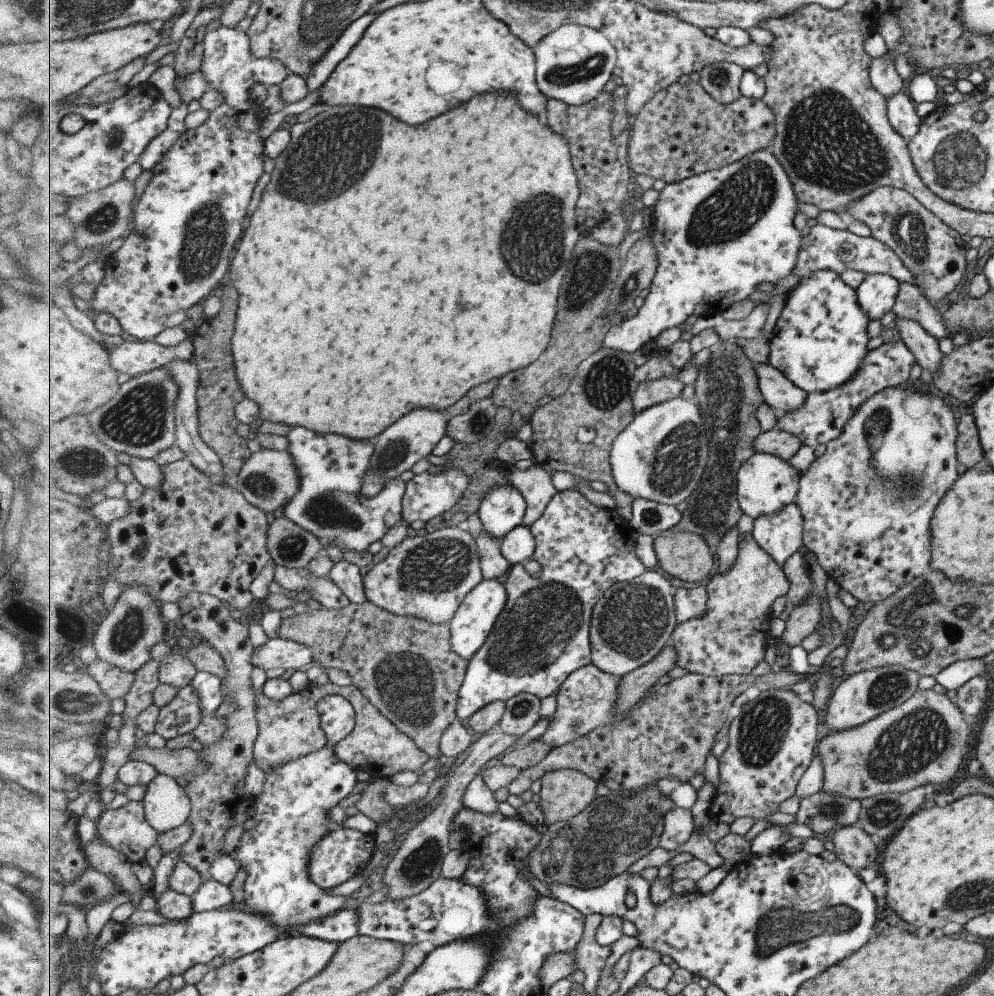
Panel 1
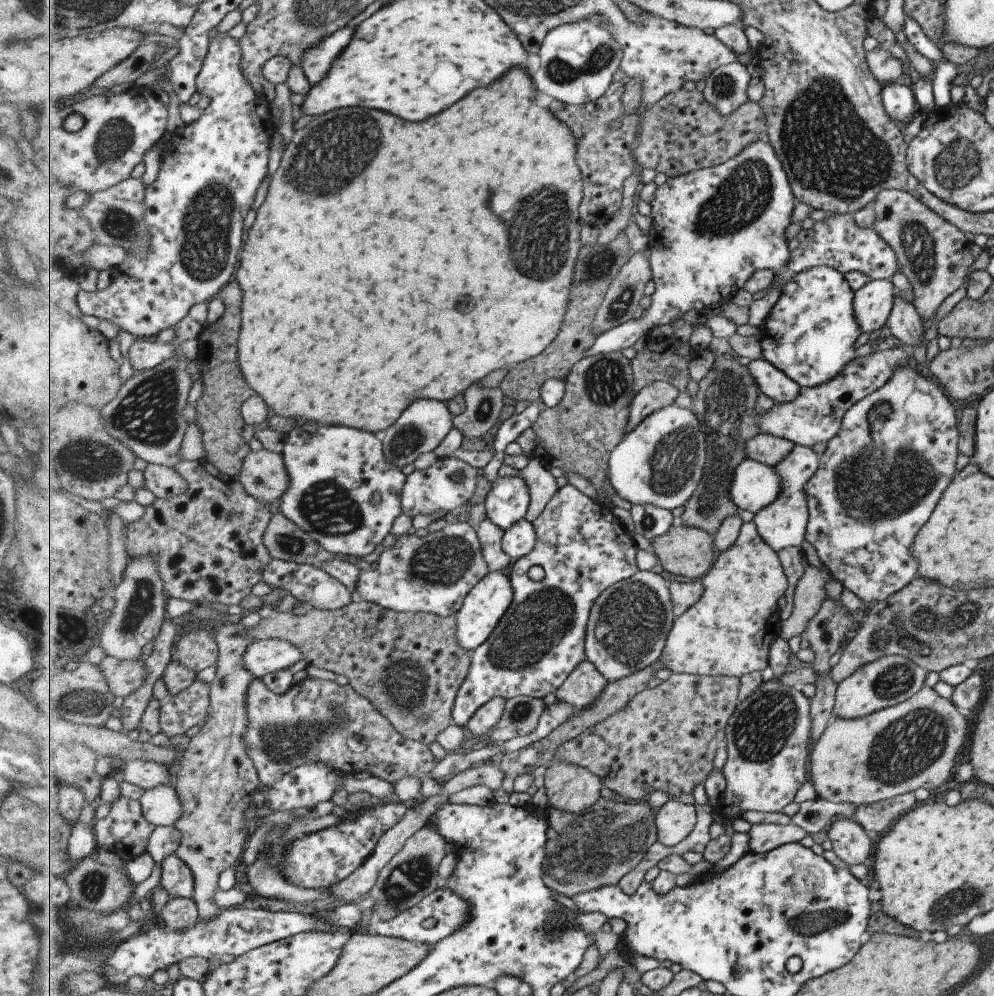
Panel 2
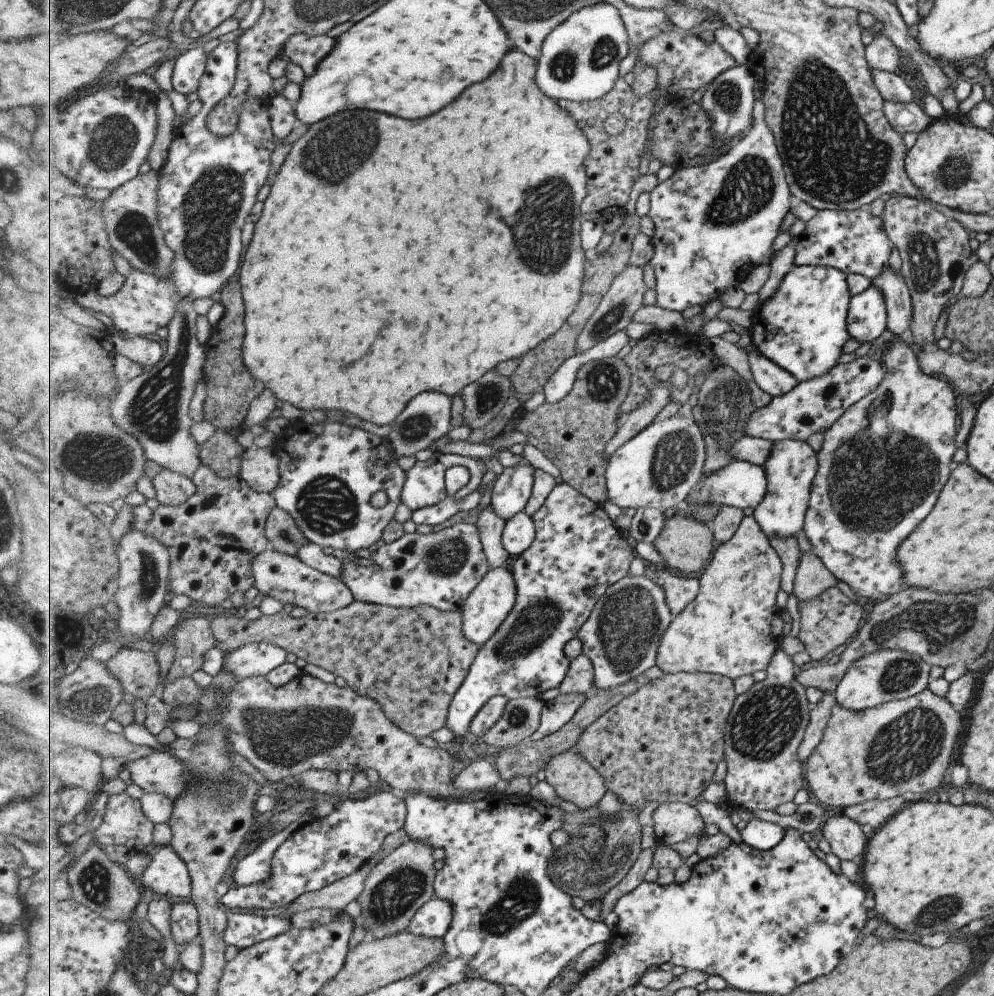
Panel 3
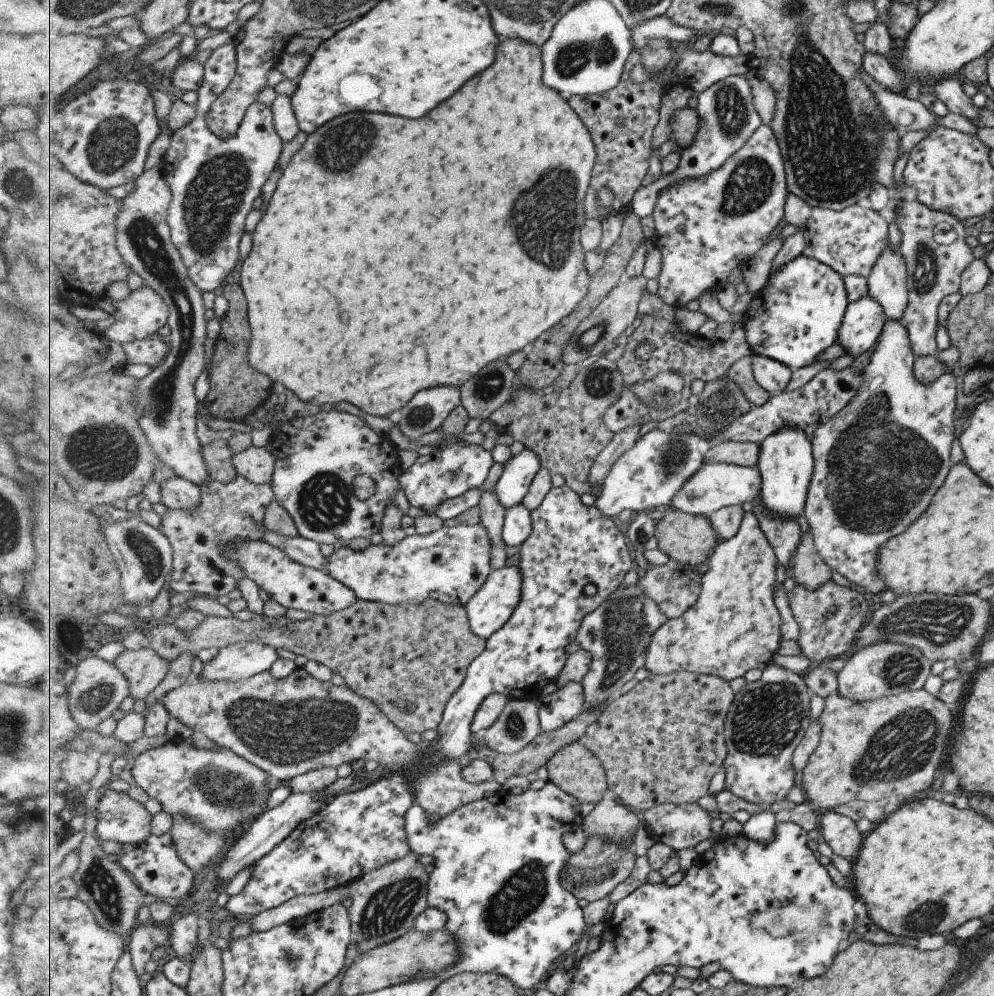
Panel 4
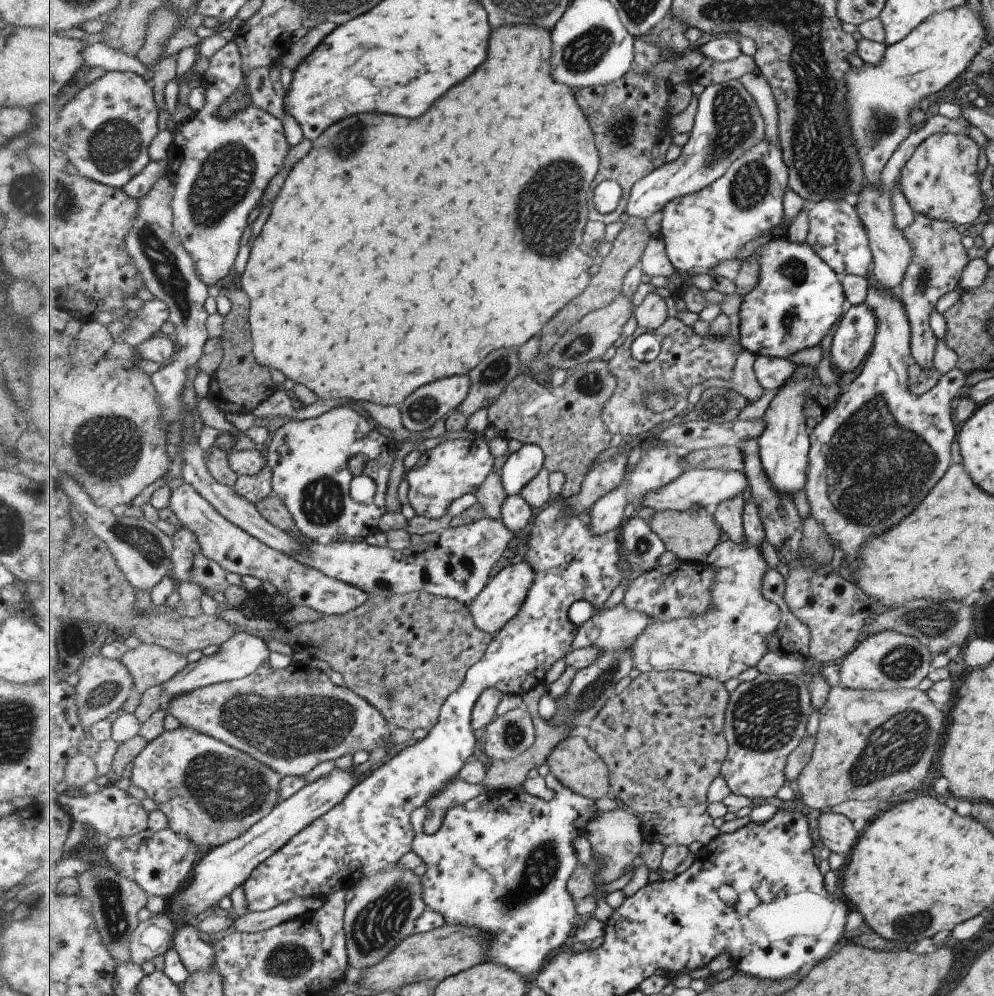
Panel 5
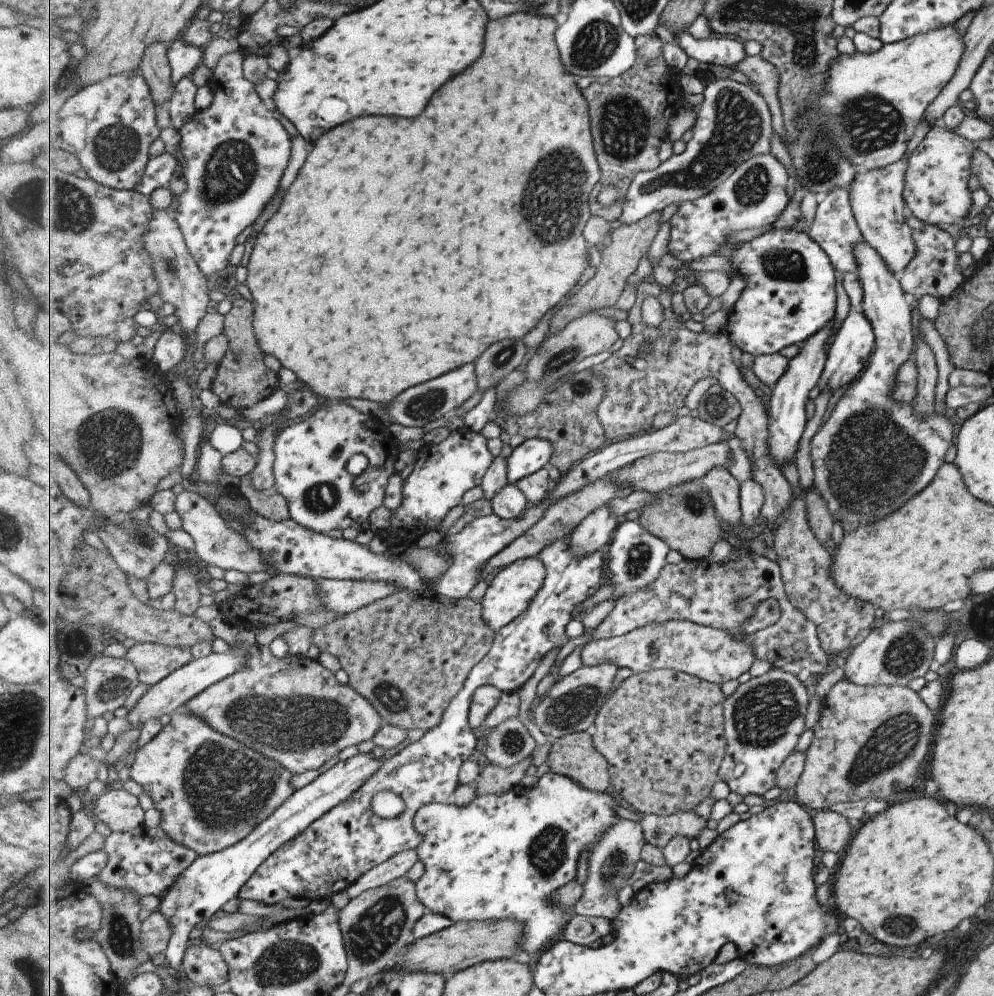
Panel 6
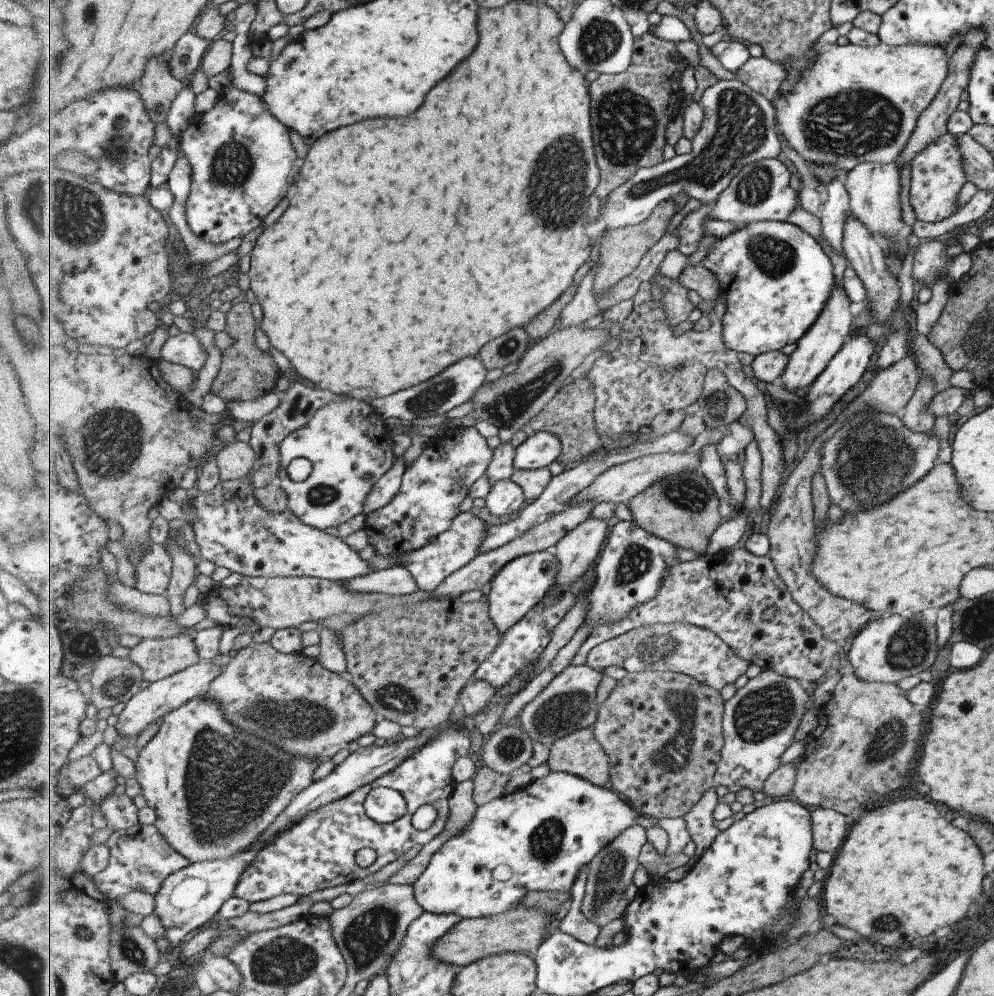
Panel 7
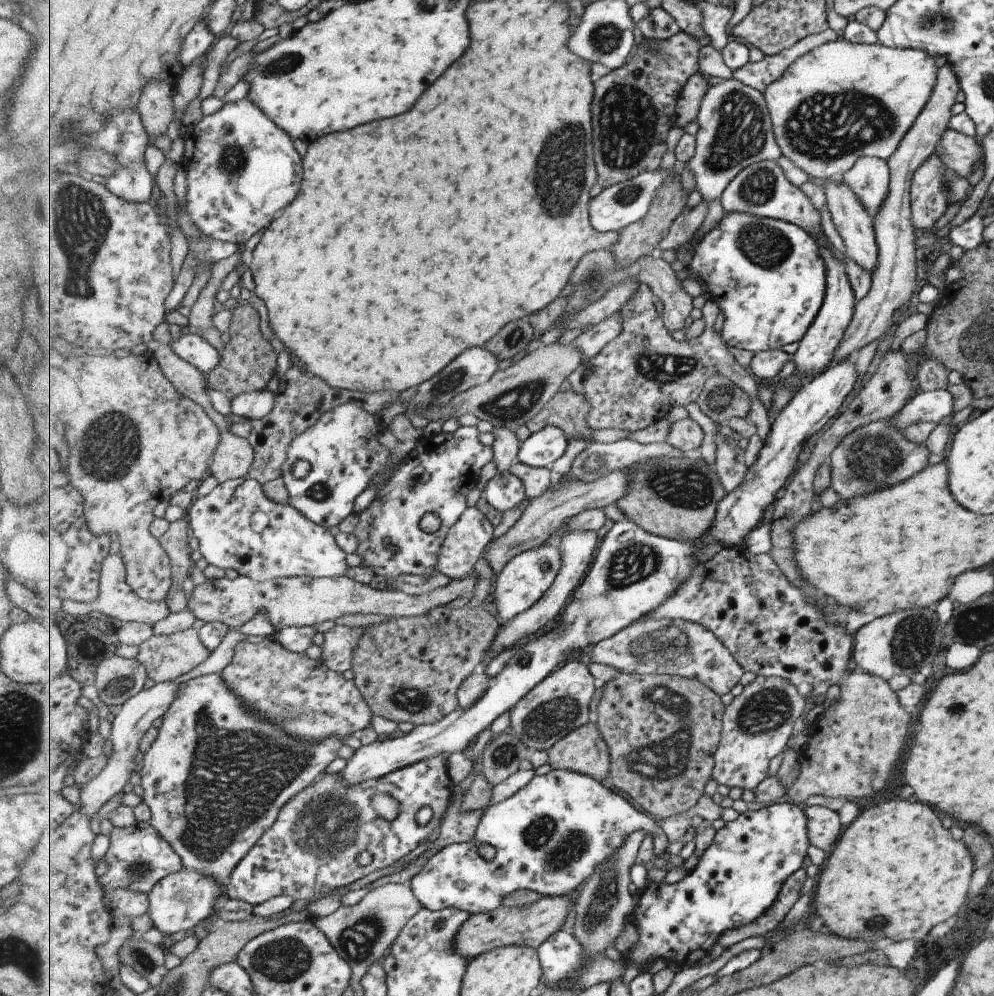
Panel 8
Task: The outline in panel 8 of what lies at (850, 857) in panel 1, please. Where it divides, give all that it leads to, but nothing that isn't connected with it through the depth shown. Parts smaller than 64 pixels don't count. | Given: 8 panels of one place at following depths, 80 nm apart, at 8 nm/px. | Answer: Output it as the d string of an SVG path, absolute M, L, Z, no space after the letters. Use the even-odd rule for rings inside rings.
M807 806L806 814L811 845L830 855L837 845L835 842L839 839L839 832L845 828L843 814L837 814L827 806Z

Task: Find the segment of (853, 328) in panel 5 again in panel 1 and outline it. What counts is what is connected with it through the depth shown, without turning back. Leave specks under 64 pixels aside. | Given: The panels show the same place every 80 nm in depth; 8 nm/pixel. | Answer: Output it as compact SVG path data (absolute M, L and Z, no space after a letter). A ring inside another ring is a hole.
M865 275L856 286L858 305L863 314L871 320L879 320L884 314L891 313L898 291L898 280L889 275Z

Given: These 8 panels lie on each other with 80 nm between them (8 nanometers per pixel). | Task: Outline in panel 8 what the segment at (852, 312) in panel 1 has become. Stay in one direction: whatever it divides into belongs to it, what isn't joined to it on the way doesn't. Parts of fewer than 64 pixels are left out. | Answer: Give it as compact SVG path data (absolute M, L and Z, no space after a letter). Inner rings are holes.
M727 214L723 216L725 220L721 220L707 236L701 238L701 242L697 242L695 246L695 254L690 263L690 268L701 276L703 282L707 282L709 292L713 294L713 300L718 304L719 309L725 316L723 328L721 330L722 338L727 342L727 346L737 349L753 351L759 353L760 351L777 350L783 348L786 344L792 342L799 343L807 335L807 328L815 319L819 308L822 306L822 301L825 294L825 264L823 258L819 256L819 248L812 236L797 224L784 222L783 220L773 218L759 218L751 214Z

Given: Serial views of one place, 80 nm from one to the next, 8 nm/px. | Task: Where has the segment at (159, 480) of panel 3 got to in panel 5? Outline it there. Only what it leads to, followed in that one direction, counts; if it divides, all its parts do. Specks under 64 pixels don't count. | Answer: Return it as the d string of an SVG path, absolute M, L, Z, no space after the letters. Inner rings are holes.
M183 482L171 490L169 508L181 524L197 536L197 542L201 542L205 556L221 564L229 573L236 573L241 577L249 575L269 582L276 592L291 602L291 607L305 606L323 615L339 616L364 606L365 602L372 598L365 590L327 576L251 536L249 532L222 516L191 484Z

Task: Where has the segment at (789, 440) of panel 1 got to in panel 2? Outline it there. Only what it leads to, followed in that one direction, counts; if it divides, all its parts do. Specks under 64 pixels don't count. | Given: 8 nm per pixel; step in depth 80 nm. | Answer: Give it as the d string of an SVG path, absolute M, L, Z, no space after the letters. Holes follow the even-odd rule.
M759 433L745 444L745 454L747 454L747 459L751 458L775 467L786 455L790 454L794 446L795 443L786 439Z

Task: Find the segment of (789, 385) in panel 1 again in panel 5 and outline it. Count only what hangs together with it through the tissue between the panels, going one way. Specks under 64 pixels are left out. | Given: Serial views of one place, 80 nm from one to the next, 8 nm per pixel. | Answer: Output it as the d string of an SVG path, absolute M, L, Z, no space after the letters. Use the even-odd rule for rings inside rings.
M757 355L755 373L759 383L767 390L780 390L795 374L797 364L783 358Z

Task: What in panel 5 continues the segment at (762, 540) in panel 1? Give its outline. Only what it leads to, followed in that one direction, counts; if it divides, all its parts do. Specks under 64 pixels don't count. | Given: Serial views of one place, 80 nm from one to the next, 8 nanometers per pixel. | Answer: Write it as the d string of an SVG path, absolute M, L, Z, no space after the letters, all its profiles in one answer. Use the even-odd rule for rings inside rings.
M805 364L797 365L797 370L791 376L791 380L772 398L764 414L767 428L758 441L761 464L767 472L773 488L779 494L785 494L791 498L793 498L794 492L806 490L807 486L810 438L805 416L805 402L807 402L807 390L809 390L810 384L816 381L814 374L815 369L805 366Z

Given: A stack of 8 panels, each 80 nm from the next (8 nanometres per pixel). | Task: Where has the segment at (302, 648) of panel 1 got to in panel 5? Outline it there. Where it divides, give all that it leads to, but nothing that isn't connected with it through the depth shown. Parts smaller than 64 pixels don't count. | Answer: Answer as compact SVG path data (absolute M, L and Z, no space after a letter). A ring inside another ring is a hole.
M243 631L237 632L229 642L220 646L216 654L204 656L196 663L190 662L174 678L162 685L165 690L164 701L166 702L163 709L166 710L165 706L168 705L169 699L177 698L181 694L187 694L187 692L213 684L247 678L249 674L255 674L265 662L271 662L271 651L267 648L267 642L261 638L255 638L251 634L245 634Z

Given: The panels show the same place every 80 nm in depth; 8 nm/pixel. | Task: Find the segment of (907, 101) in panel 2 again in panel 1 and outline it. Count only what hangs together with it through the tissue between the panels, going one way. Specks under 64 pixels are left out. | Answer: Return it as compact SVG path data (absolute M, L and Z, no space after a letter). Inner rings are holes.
M905 90L888 96L885 106L887 120L899 136L911 138L918 131L921 118L915 113L916 105Z

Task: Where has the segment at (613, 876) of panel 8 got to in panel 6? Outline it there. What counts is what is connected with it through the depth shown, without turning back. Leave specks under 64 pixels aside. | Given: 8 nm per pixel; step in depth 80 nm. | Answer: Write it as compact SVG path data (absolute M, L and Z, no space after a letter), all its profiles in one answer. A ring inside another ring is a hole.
M619 818L617 824L613 824L599 844L589 850L588 875L585 882L585 892L581 900L572 908L572 913L581 917L602 916L608 920L613 920L621 912L621 902L619 902L619 892L631 884L631 876L637 868L637 860L641 858L643 847L646 845L646 834L642 822L634 822Z

